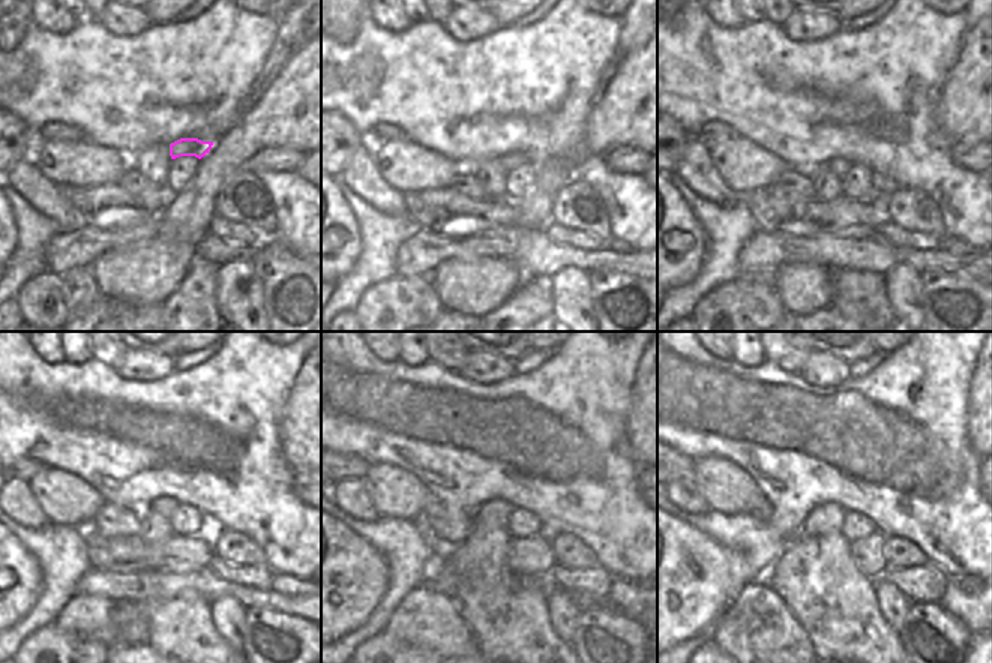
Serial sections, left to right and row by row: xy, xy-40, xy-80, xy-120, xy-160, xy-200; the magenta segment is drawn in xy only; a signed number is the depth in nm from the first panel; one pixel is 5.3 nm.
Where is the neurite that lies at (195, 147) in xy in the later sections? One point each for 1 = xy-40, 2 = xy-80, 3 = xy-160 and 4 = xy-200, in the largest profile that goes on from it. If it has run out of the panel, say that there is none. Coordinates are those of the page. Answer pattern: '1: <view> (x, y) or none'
1: xy-40 (509, 162)
2: xy-80 (839, 167)
3: xy-160 (496, 512)
4: xy-200 (827, 518)

